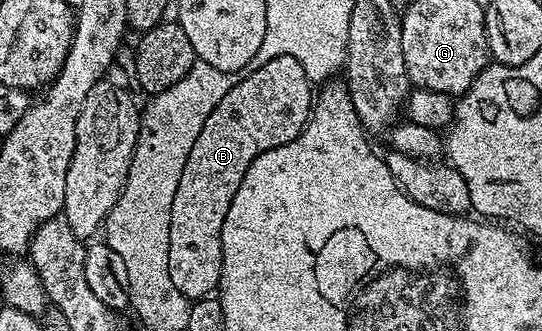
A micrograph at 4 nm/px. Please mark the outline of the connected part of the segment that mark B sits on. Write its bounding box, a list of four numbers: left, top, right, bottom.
[168,56,312,302]

